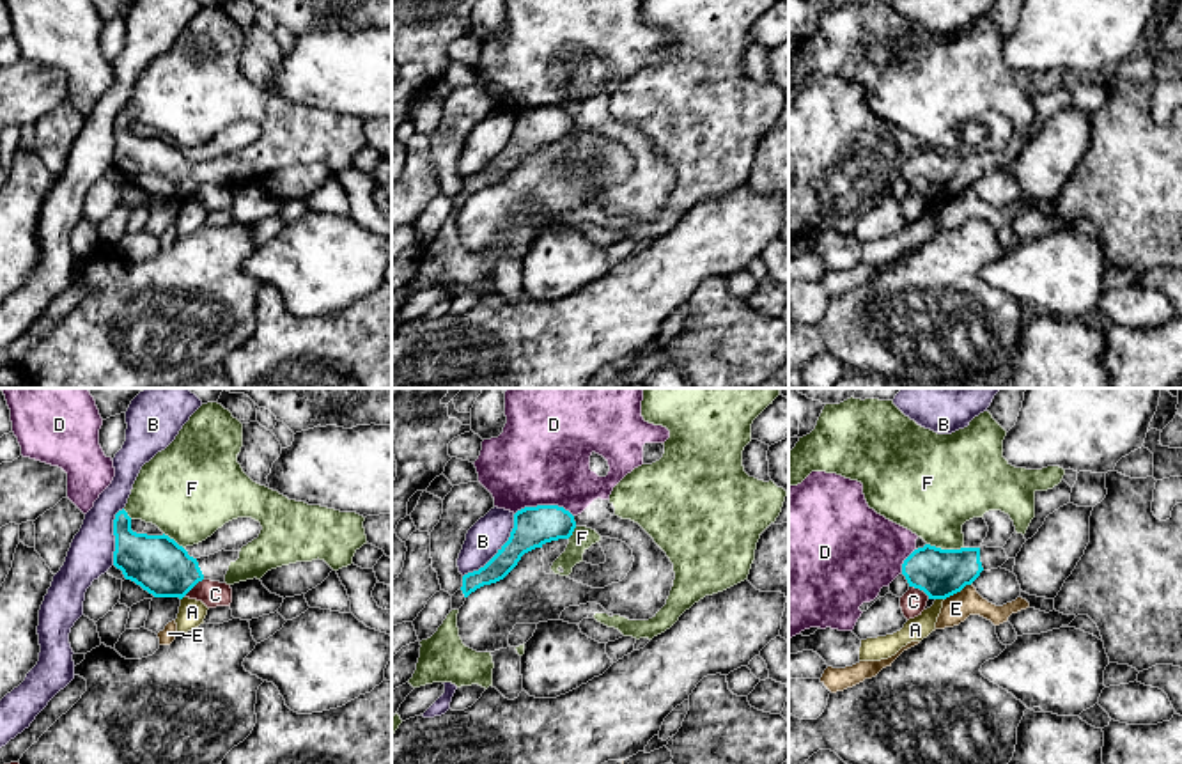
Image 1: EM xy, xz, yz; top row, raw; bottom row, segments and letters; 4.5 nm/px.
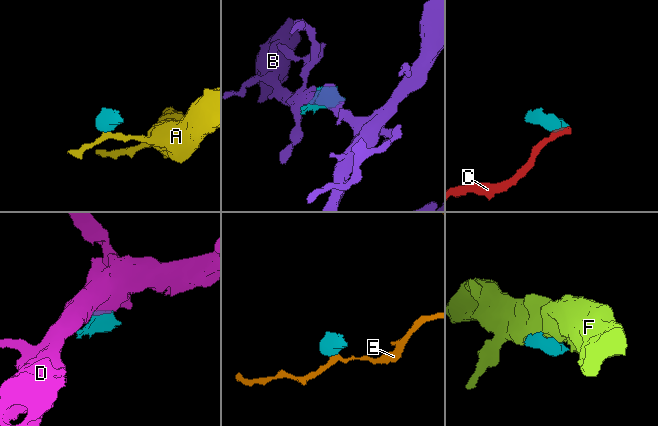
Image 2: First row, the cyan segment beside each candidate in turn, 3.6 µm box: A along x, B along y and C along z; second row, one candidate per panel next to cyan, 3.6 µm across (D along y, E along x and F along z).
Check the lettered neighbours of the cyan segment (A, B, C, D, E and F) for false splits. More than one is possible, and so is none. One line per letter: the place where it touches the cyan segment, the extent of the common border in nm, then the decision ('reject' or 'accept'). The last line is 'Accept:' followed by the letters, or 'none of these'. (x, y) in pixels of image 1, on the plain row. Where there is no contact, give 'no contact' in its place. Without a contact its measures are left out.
A: meets cyan in yz at (940, 201); contact 40 nm long; reject
B: meets cyan in xz at (498, 153); contact 380 nm long; reject
C: meets cyan in yz at (920, 192); contact 110 nm long; reject
D: meets cyan in xz at (544, 109); contact 280 nm long; reject
E: meets cyan in yz at (957, 194); contact 150 nm long; reject
F: meets cyan in yz at (945, 153); contact 170 nm long; accept
Accept: F

